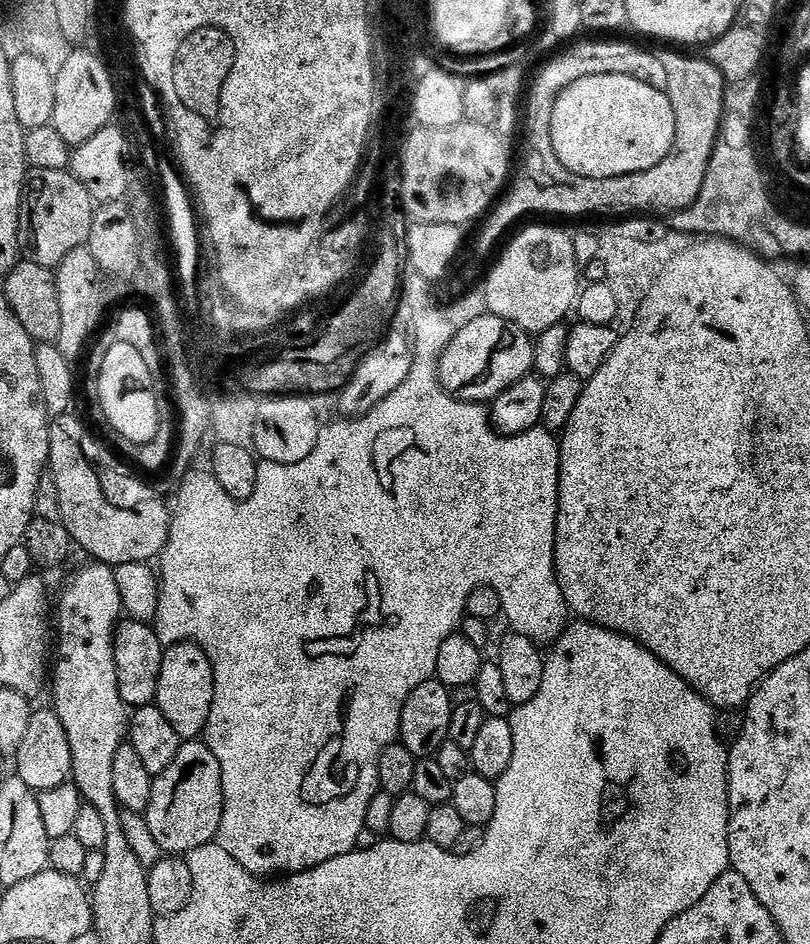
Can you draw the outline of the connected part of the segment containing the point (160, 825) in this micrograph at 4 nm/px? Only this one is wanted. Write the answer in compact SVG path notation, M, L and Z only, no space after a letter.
M196 738L181 743L174 762L170 762L170 766L166 766L166 770L153 779L147 812L148 824L157 832L161 841L211 844L217 839L224 813L224 791L220 763L218 758L214 758L207 743Z

